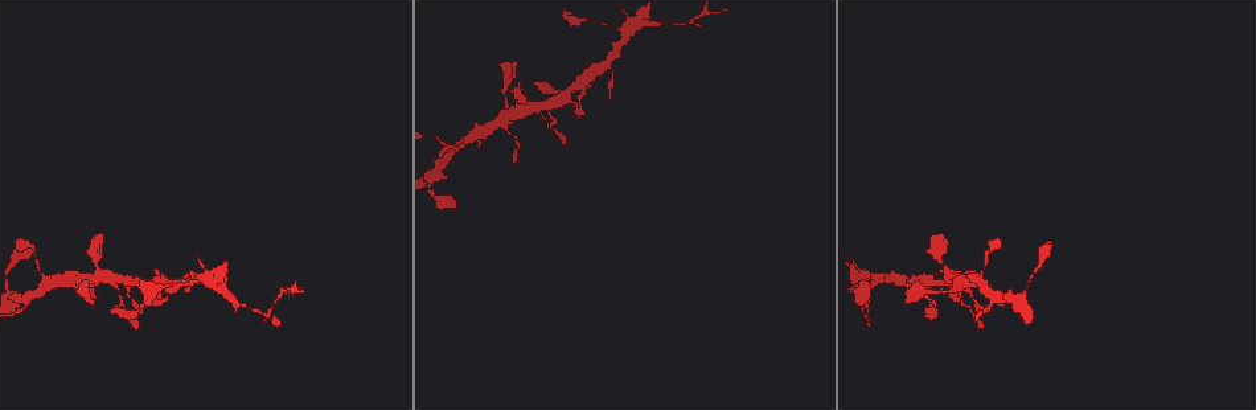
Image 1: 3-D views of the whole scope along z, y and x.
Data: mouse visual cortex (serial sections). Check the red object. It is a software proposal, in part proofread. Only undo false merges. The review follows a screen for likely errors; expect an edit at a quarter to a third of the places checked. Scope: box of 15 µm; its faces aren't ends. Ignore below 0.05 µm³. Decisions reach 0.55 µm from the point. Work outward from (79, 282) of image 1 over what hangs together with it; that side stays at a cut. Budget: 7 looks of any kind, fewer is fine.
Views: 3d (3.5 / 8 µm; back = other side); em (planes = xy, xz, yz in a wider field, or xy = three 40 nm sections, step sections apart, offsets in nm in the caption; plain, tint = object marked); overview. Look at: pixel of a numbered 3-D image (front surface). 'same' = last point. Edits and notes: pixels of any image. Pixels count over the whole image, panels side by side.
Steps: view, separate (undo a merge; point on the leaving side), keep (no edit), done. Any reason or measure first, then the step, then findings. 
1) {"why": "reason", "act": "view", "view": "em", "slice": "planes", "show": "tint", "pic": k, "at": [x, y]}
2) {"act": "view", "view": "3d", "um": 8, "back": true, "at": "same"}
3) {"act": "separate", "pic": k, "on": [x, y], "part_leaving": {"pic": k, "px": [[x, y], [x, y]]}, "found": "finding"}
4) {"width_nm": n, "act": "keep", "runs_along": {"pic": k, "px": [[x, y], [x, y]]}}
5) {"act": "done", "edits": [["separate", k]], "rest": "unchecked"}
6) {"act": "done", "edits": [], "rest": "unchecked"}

{"why": "three-way junction", "act": "view", "view": "3d", "um": 3.5, "pic": 1, "at": [547, 107]}

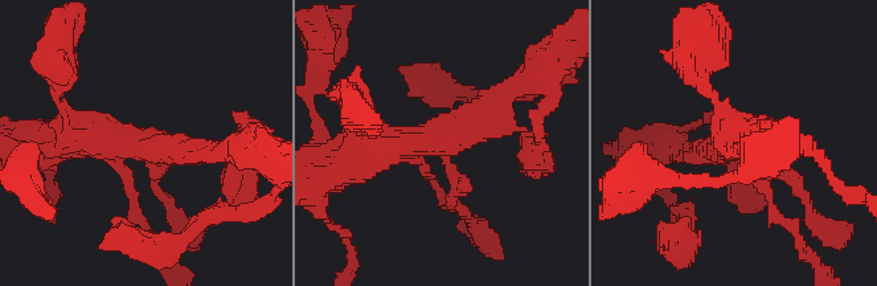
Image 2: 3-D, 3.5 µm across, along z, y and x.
{"act": "view", "view": "em", "slice": "xy", "step": 3, "show": "plain", "pic": 2, "at": [154, 149]}

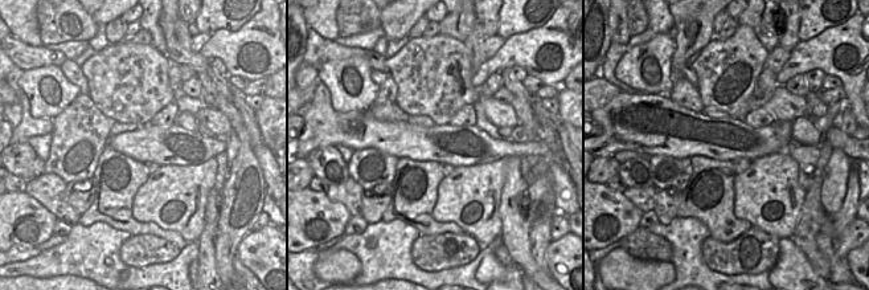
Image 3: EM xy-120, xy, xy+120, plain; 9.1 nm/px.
{"act": "view", "view": "em", "slice": "xy", "step": 3, "show": "tint", "at": "same"}

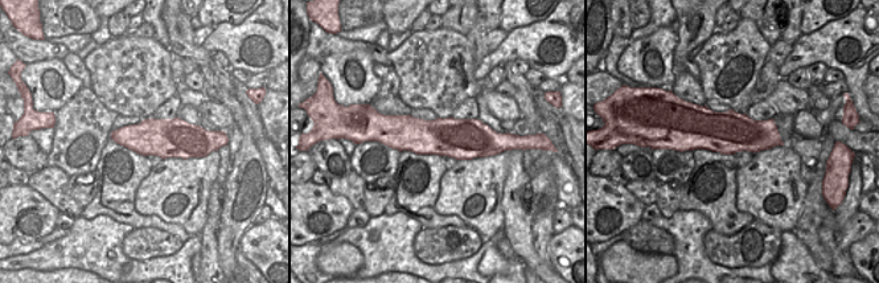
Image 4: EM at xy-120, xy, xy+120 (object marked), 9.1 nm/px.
{"act": "keep", "runs_along": {"pic": 4, "px": [[381, 130], [477, 139], [495, 146]]}, "found": "all the same cell"}

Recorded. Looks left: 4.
{"why": "two arms in line, one across", "act": "view", "view": "3d", "um": 3.5, "pic": 1, "at": [28, 295]}

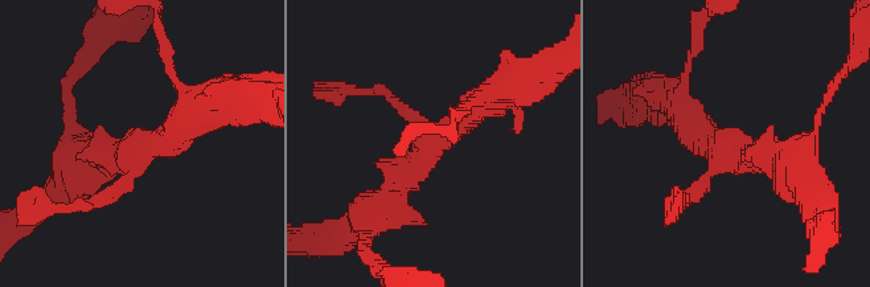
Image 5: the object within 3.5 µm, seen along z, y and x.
{"why": "need the tissue", "act": "view", "view": "em", "slice": "xy", "step": 3, "show": "tint", "pic": 5, "at": [135, 151]}

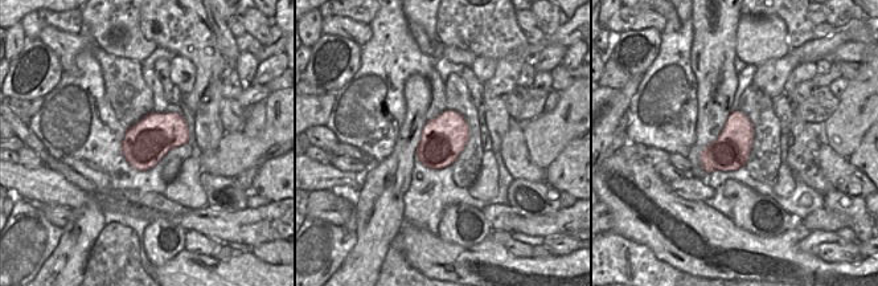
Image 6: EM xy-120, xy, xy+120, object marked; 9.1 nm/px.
{"act": "view", "view": "em", "slice": "xy", "step": 2, "show": "tint", "at": "same"}

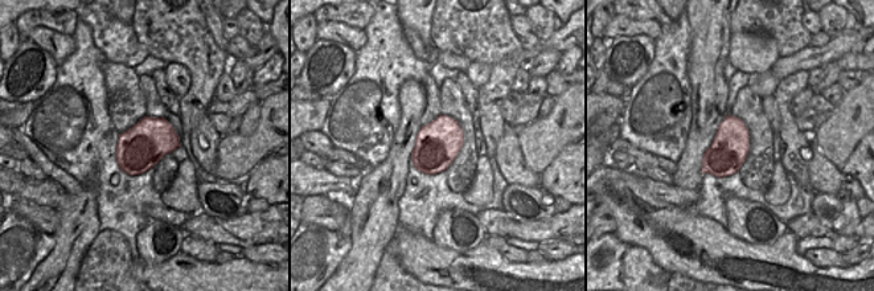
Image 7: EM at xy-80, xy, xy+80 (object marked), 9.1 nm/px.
{"arm_widths_nm": [200, 400, 400], "act": "keep", "runs_along": {"pic": 5, "px": [[493, 99], [427, 146], [380, 210]]}, "found": "one cell here"}

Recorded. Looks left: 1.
{"act": "done", "edits": [], "rest": "unchecked"}

